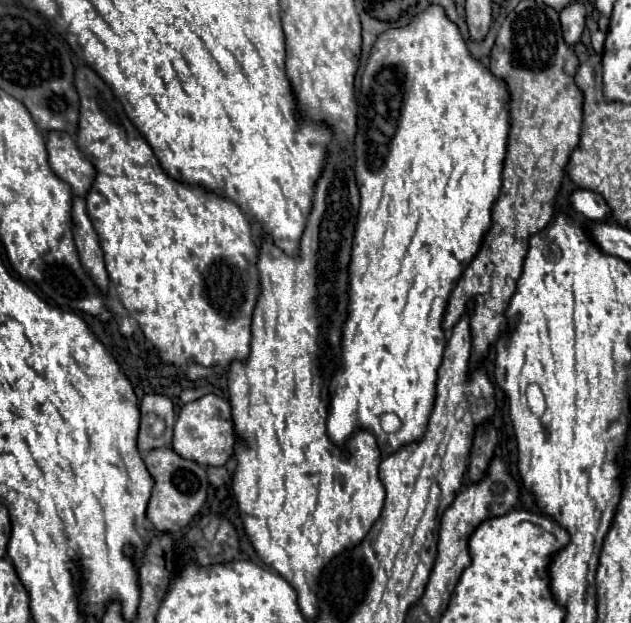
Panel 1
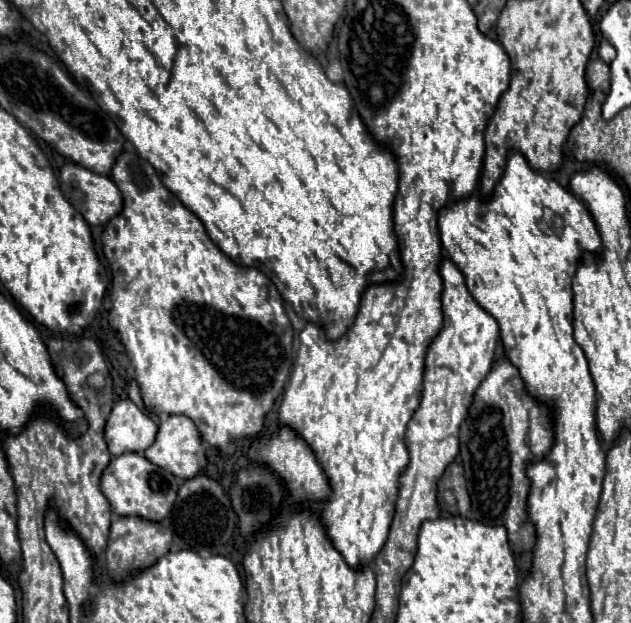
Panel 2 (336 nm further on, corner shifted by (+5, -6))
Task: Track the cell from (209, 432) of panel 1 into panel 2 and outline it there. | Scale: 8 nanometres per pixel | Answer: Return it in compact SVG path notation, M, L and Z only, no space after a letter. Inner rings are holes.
M170 415L166 423L160 423L156 441L146 449L144 455L154 465L160 465L162 469L168 469L170 473L174 473L180 479L190 479L208 465L202 435L200 435L198 427L194 425L194 421L184 417L184 415Z

